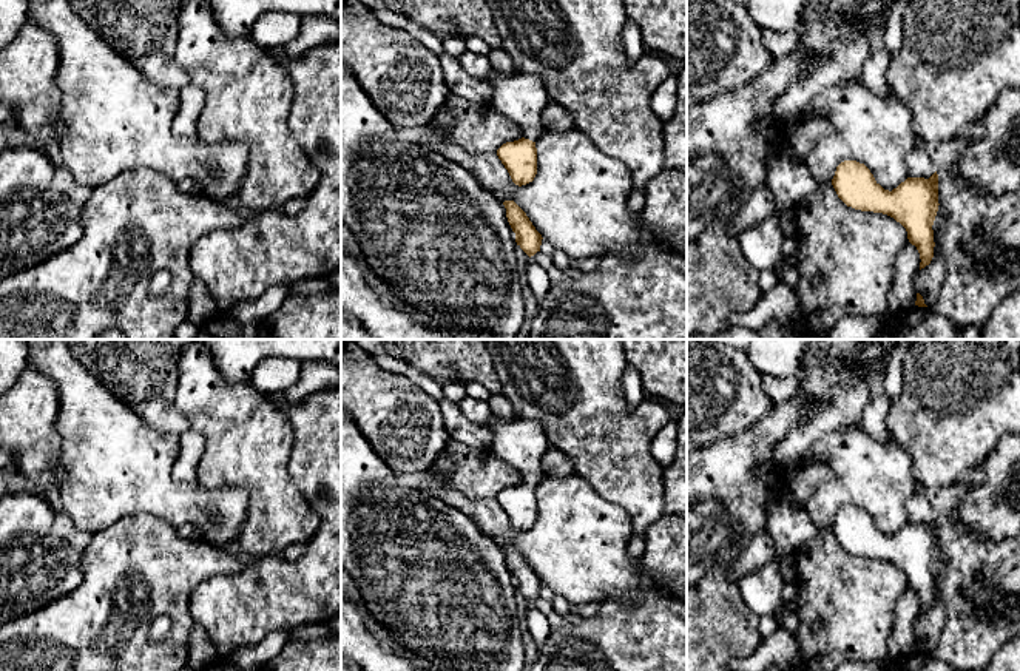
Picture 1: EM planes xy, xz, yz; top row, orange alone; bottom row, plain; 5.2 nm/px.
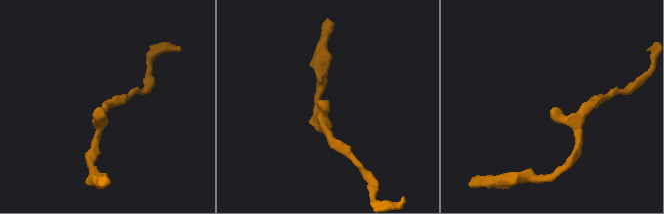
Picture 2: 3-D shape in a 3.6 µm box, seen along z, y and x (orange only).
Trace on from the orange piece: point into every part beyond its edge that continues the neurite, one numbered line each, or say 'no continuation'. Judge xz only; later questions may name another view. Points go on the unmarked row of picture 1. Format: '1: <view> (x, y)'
1: xz (520, 443)

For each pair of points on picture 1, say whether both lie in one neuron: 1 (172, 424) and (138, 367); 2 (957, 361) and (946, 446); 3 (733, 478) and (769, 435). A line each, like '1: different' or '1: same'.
1: same
2: same
3: same

